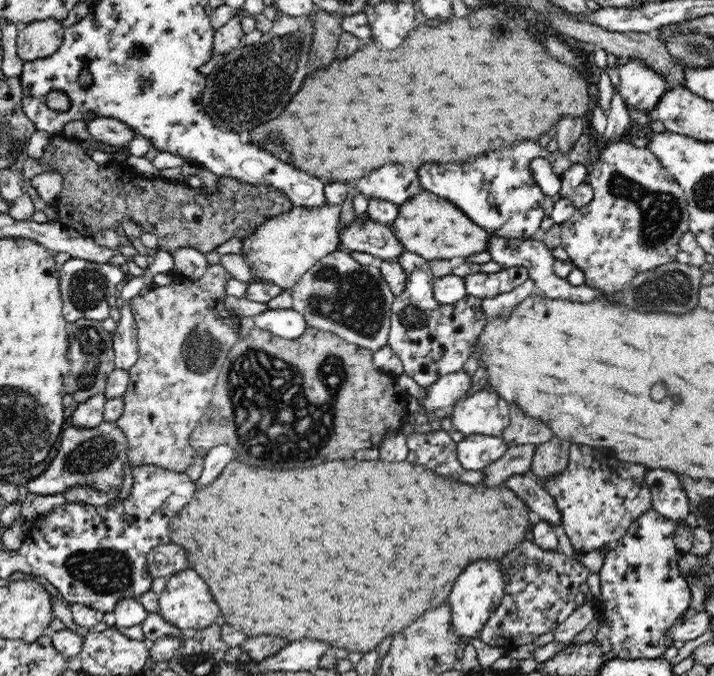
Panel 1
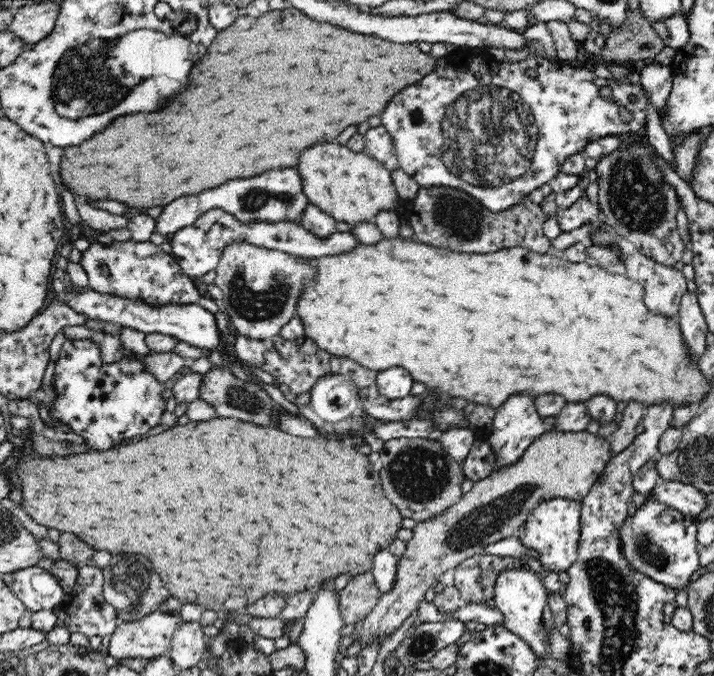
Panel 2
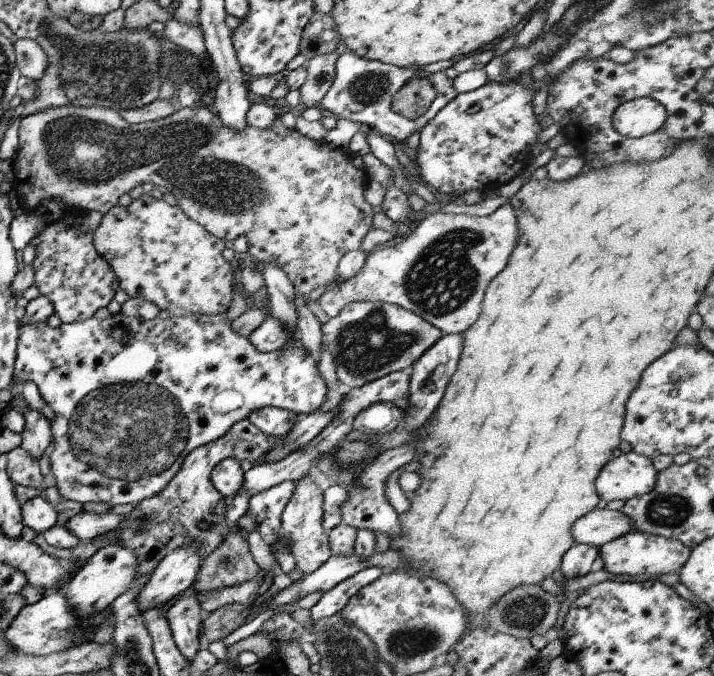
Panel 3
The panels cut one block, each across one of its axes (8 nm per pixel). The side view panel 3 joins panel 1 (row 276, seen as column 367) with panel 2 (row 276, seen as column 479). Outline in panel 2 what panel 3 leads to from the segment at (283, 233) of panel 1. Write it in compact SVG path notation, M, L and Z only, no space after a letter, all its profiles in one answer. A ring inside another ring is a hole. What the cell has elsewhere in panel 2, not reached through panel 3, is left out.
M246 242L226 245L215 271L215 284L223 292L220 307L233 324L232 334L256 340L280 335L282 326L296 316L296 304L304 292L304 282L316 276L316 270L310 268L308 262L300 262L300 257Z

